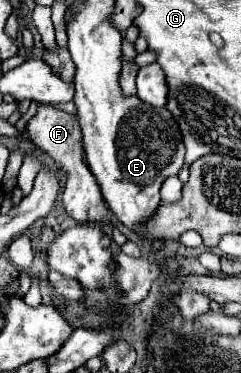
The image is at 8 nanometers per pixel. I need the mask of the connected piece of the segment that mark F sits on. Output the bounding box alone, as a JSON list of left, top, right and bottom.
[25,105,107,223]

